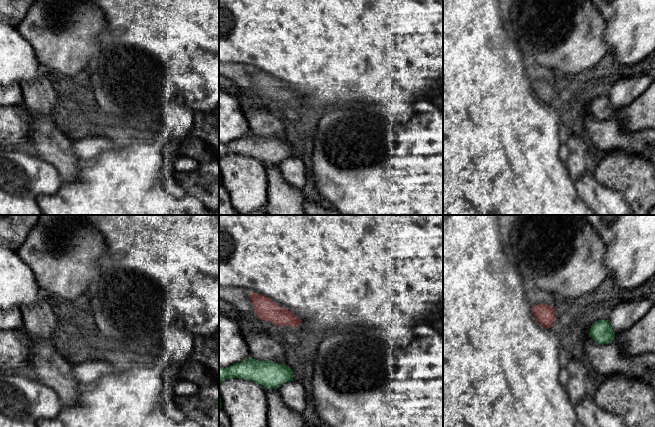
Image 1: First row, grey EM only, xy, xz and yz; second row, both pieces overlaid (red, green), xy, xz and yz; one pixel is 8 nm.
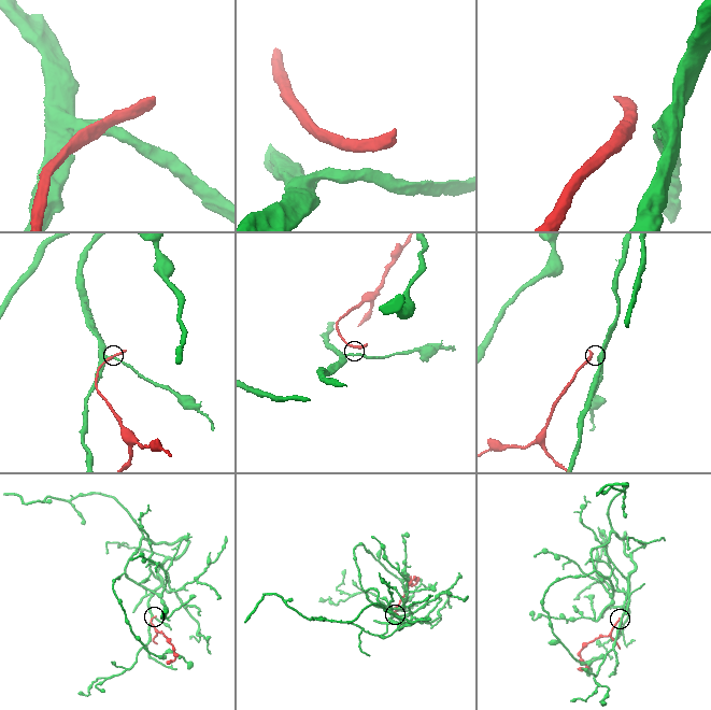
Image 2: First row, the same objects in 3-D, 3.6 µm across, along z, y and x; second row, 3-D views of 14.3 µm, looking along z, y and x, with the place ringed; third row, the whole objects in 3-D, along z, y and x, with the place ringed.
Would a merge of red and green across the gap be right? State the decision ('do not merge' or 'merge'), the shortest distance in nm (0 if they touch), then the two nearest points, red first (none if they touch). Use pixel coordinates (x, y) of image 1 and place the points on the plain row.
do not merge; 280 nm apart; from red across yz (556, 95), (590, 104)

